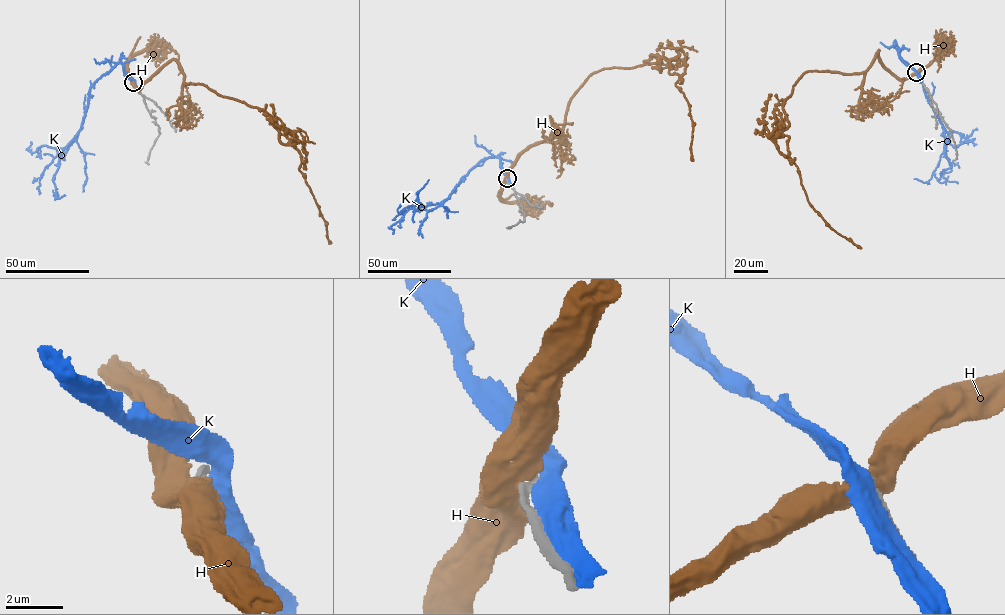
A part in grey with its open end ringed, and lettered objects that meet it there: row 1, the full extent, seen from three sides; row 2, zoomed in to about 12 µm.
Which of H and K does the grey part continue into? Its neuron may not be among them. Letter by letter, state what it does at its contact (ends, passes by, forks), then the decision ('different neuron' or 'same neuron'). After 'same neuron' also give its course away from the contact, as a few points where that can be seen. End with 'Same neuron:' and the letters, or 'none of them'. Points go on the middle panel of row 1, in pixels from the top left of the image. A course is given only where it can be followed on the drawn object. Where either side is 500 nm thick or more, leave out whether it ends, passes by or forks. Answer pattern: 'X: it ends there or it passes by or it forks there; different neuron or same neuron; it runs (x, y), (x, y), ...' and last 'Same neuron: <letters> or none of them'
H: different neuron
K: different neuron
Same neuron: none of them

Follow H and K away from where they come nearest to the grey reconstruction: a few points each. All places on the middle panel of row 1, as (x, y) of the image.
H: (507, 179), (523, 151), (563, 136), (568, 102), (592, 74), (650, 63), (679, 76), (693, 161)
K: (508, 179), (500, 167), (500, 158), (480, 160), (445, 201), (422, 206), (415, 201), (418, 197), (413, 222)

